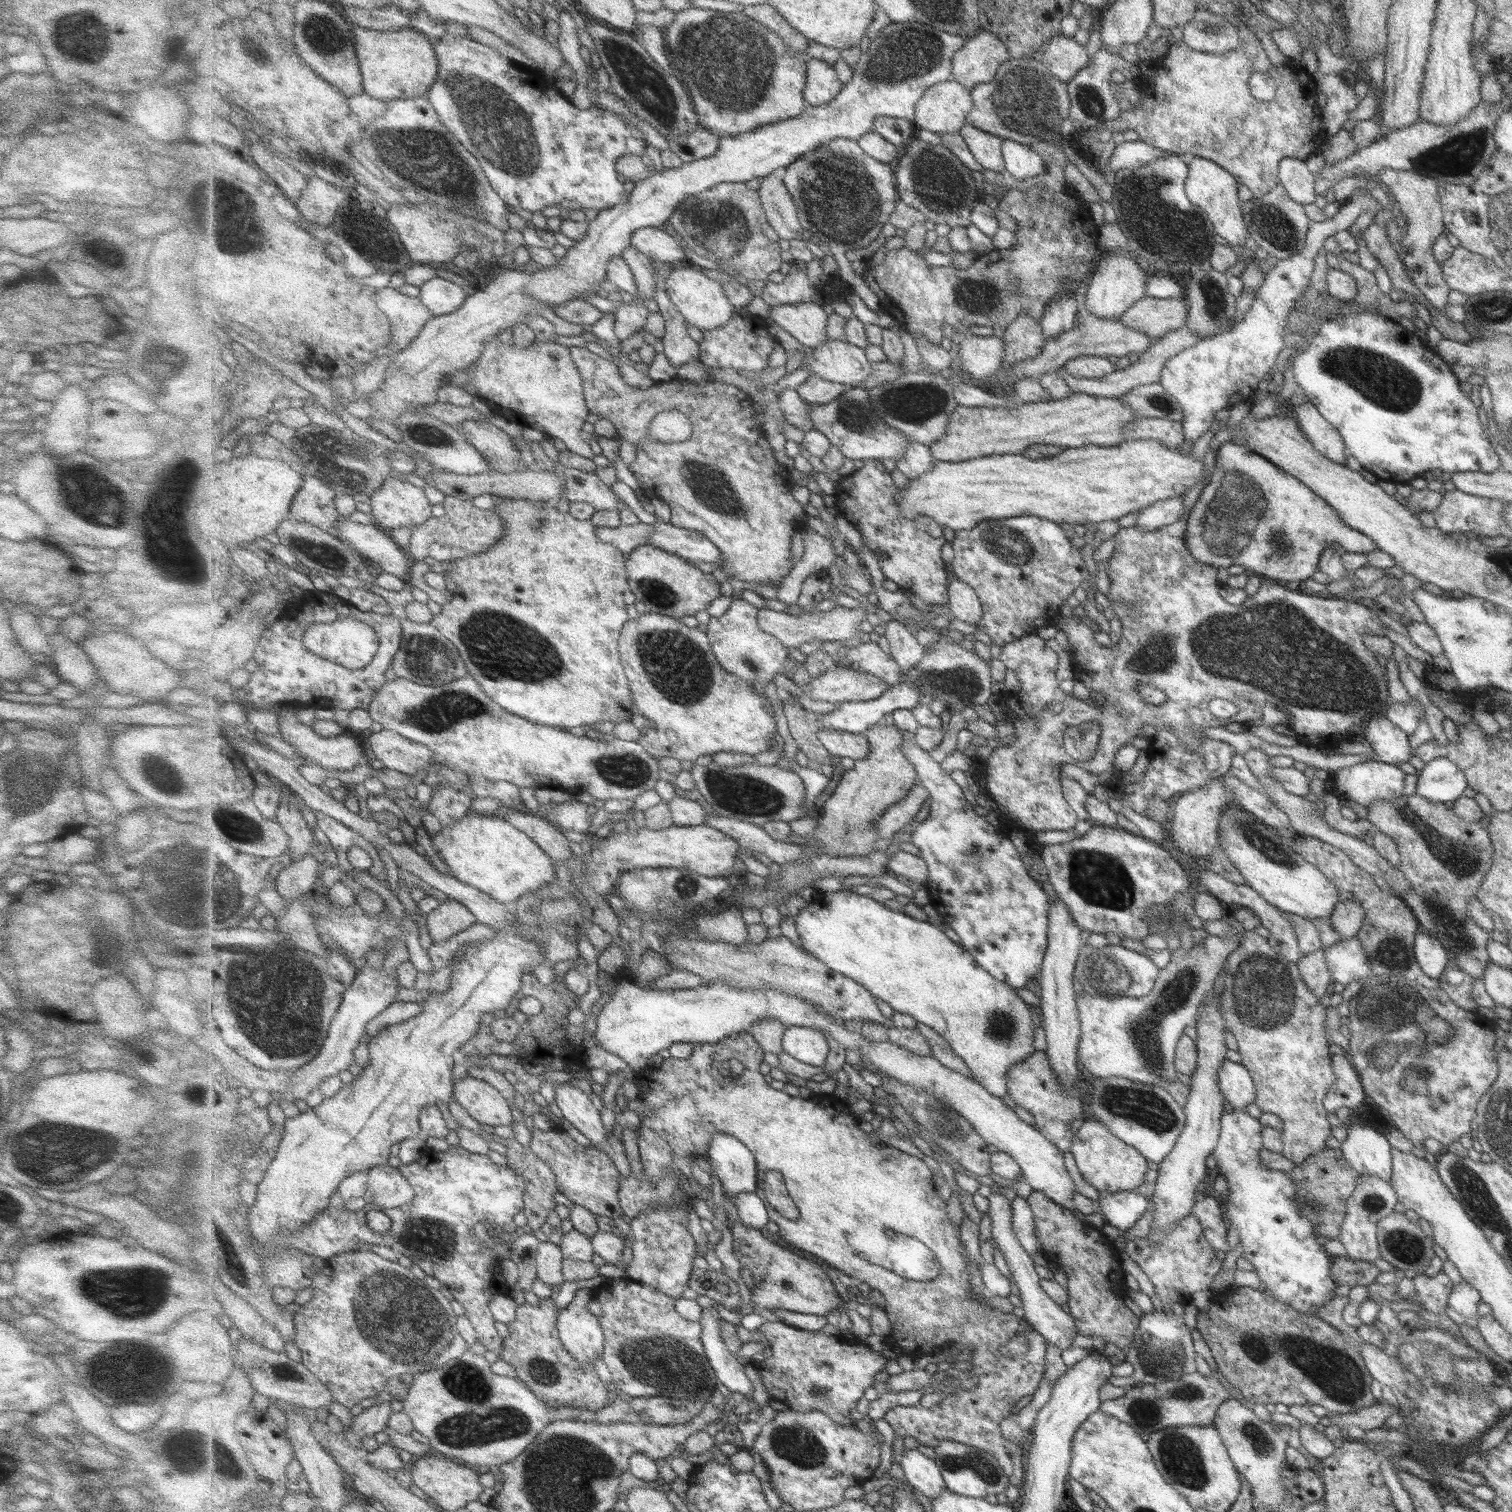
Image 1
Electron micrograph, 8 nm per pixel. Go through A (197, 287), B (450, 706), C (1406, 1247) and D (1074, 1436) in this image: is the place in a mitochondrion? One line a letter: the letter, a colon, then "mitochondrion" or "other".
A: other
B: mitochondrion
C: mitochondrion
D: other

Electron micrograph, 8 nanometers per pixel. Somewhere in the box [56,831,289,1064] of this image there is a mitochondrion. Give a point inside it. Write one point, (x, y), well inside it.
(200, 890)

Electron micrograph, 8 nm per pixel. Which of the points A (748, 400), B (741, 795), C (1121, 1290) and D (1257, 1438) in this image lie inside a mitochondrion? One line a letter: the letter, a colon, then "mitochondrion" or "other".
A: other
B: mitochondrion
C: other
D: mitochondrion

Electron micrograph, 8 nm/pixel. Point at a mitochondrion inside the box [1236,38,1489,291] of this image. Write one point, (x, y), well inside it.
(1458, 157)

